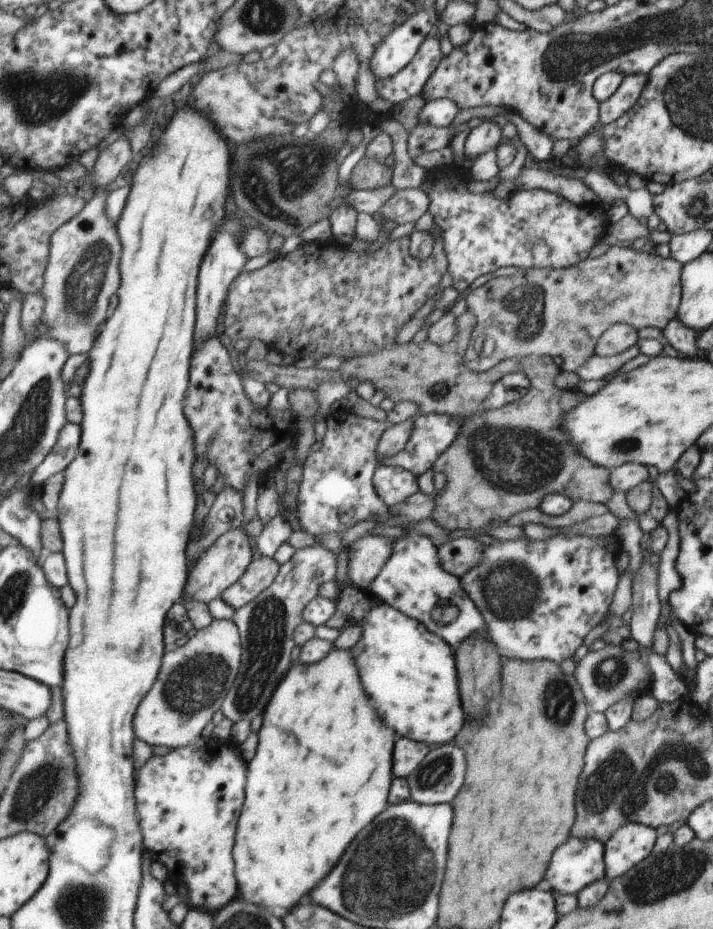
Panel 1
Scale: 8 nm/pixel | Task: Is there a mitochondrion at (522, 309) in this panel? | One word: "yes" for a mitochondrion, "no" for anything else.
yes

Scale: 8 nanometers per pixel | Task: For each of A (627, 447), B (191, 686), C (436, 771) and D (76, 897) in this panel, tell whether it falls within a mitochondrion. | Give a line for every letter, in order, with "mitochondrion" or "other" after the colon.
A: mitochondrion
B: mitochondrion
C: mitochondrion
D: mitochondrion

